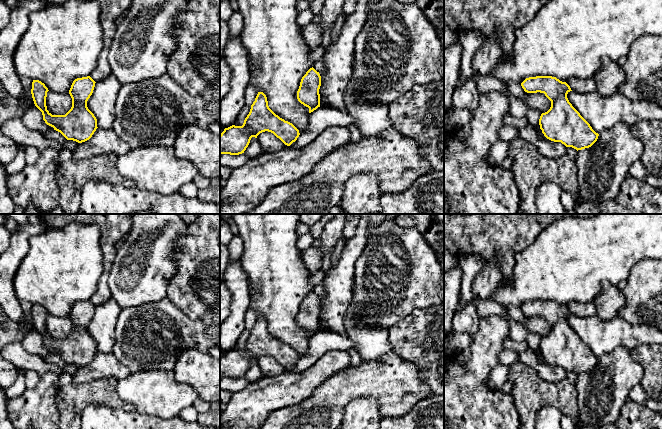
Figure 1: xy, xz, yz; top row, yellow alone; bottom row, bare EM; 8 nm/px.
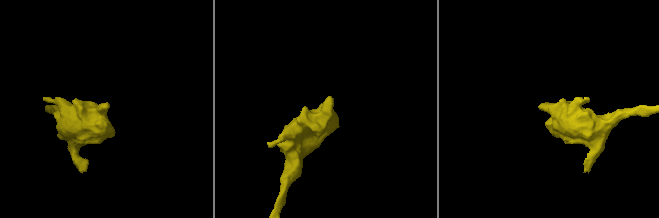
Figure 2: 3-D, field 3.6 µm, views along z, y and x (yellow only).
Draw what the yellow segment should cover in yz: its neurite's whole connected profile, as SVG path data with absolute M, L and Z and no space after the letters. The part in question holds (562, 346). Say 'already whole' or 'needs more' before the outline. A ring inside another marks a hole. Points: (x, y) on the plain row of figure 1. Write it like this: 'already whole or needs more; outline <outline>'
already whole; outline M536 300L526 302L521 310L527 317L544 317L551 325L550 333L539 343L540 353L547 363L577 375L597 365L599 358L569 326L567 318L572 314L566 306L552 300Z

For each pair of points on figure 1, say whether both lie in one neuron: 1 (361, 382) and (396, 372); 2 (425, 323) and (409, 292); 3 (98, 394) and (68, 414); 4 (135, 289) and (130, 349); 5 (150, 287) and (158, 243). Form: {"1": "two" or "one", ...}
{"1": "one", "2": "two", "3": "one", "4": "two", "5": "one"}

